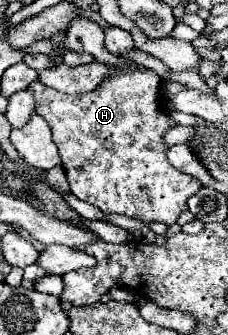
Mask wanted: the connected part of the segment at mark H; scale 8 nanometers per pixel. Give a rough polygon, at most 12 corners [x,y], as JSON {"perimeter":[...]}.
{"perimeter":[[153,72],[89,94],[29,86],[71,192],[175,224],[199,192],[167,162]]}

